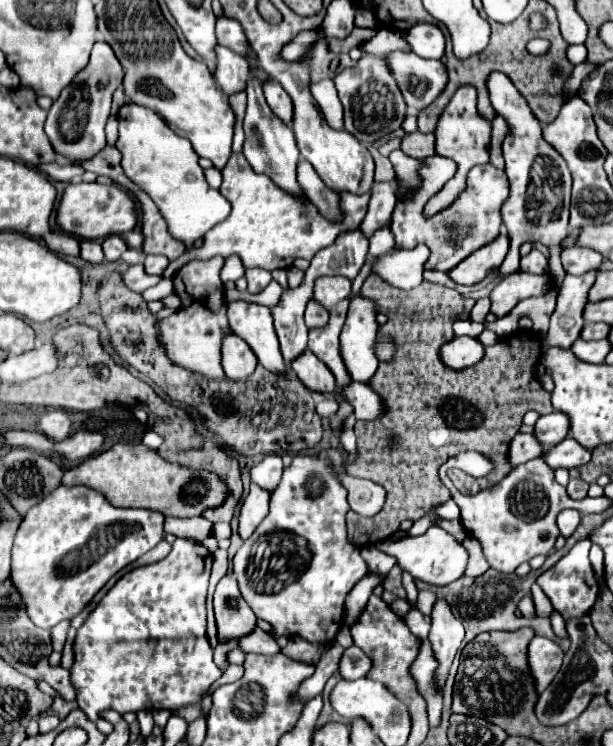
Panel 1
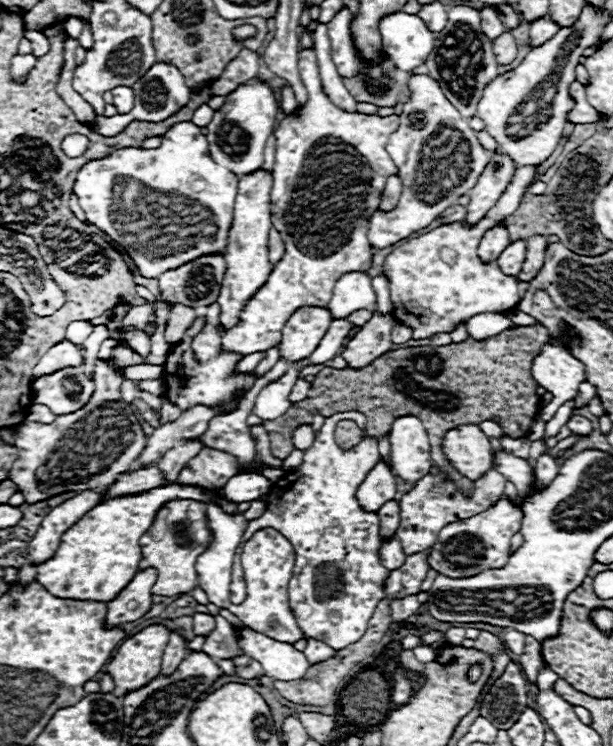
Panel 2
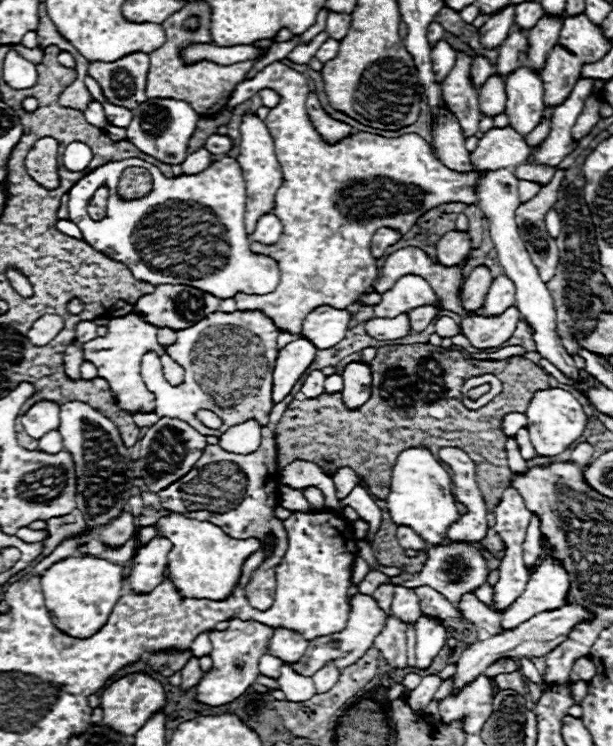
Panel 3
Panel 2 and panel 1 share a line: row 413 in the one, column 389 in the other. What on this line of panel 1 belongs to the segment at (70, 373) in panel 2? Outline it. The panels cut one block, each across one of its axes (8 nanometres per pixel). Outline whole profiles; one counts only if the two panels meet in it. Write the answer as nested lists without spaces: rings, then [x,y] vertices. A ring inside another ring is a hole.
[[[390,52],[386,64],[408,104],[408,112],[416,114],[440,96],[444,82],[448,82],[442,60],[424,60],[412,52]]]

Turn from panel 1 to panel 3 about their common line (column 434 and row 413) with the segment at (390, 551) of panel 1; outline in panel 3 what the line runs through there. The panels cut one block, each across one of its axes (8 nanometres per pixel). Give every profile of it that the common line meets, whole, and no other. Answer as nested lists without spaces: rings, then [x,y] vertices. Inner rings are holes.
[[[560,388],[536,392],[526,410],[526,416],[528,416],[526,428],[530,432],[530,440],[538,456],[556,456],[568,450],[570,444],[576,442],[586,428],[586,414],[582,410],[582,404],[570,392]]]

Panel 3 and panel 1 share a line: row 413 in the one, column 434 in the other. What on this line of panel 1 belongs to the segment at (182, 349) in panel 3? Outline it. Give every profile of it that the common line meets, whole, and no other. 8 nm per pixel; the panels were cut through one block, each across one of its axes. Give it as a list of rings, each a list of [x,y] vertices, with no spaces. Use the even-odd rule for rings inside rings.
[[[442,156],[424,158],[422,166],[418,168],[418,176],[420,176],[420,186],[412,186],[404,194],[402,194],[402,182],[398,178],[392,180],[392,186],[396,190],[396,206],[392,212],[390,230],[394,234],[398,250],[412,250],[418,244],[424,244],[430,248],[430,258],[424,264],[426,270],[430,268],[430,270],[448,272],[458,262],[468,258],[472,252],[498,238],[502,228],[500,206],[508,196],[508,178],[504,170],[498,170],[492,164],[474,166],[468,172],[466,188],[456,196],[456,200],[446,210],[434,214],[432,218],[424,216],[424,206],[432,196],[436,196],[442,190],[444,182],[448,180],[448,158]]]

